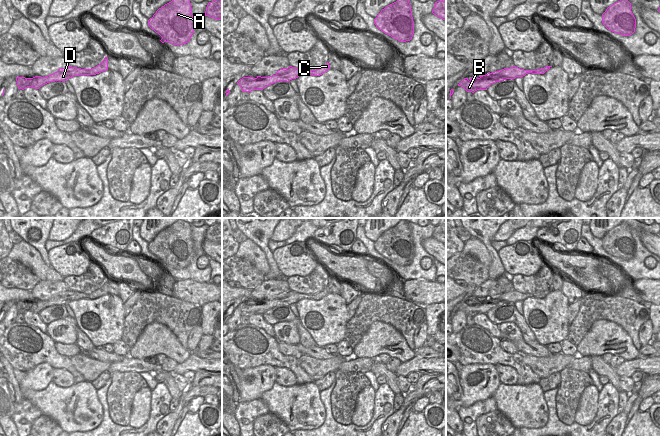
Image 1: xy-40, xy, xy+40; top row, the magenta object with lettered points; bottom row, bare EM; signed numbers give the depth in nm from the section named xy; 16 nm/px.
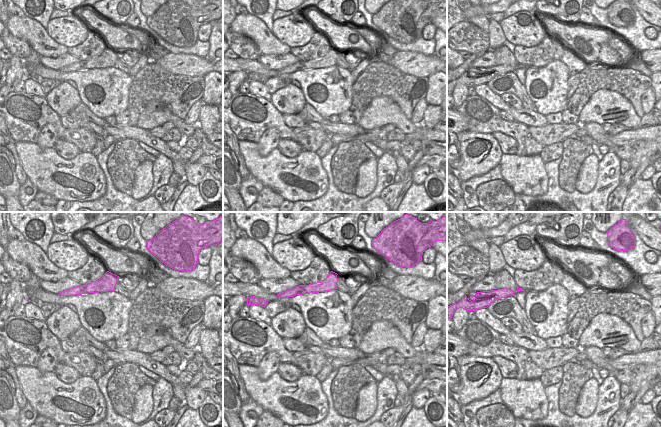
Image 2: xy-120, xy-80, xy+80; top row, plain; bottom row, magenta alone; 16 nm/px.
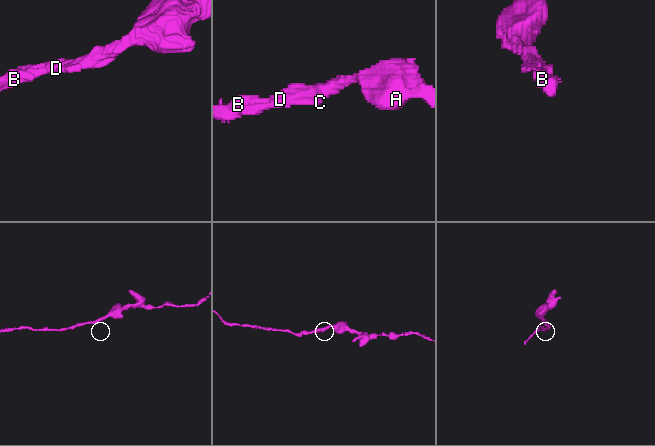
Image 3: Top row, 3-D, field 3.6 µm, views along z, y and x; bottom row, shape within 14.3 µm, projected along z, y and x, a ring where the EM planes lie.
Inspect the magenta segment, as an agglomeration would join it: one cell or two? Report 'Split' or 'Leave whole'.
Leave whole.

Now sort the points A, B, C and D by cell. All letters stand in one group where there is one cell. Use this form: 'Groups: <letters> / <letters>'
Groups: A B C D.

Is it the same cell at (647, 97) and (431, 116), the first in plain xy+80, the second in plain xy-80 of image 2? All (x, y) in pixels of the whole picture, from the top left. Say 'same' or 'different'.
different

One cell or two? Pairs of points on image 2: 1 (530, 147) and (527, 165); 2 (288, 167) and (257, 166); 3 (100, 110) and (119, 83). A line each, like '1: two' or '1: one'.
1: two
2: one
3: one

